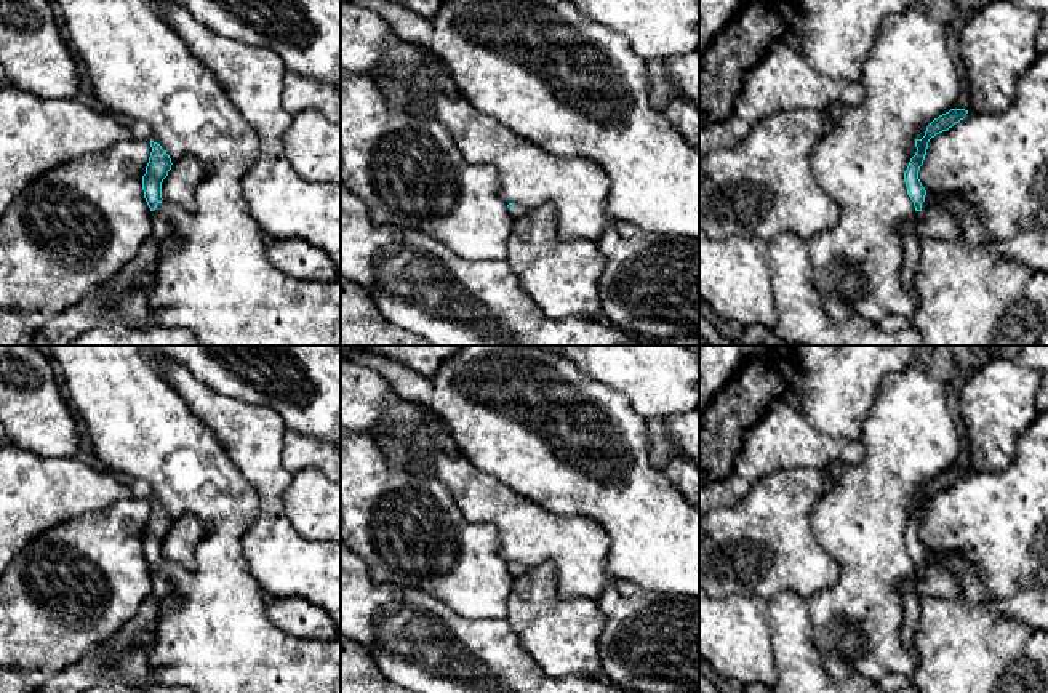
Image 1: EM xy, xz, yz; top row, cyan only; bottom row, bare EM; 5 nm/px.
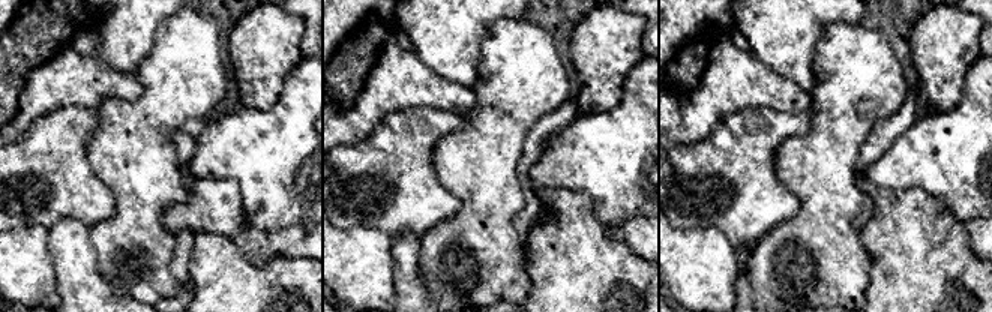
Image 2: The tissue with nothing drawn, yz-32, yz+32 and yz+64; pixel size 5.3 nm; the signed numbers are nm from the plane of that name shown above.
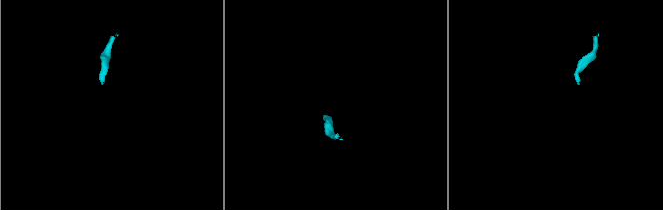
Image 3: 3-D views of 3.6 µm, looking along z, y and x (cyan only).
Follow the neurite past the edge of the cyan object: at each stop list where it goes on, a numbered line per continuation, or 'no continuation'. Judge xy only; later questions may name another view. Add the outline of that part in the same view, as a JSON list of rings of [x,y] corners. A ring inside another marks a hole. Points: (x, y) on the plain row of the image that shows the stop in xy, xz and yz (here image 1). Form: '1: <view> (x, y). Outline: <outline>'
1: xy (122, 652). Outline: [[[162,562],[152,570],[154,591],[139,611],[112,637],[101,643],[102,658],[120,674],[144,679],[149,674],[149,650],[139,647],[139,639],[155,629],[162,600],[171,592],[171,584],[158,571]]]

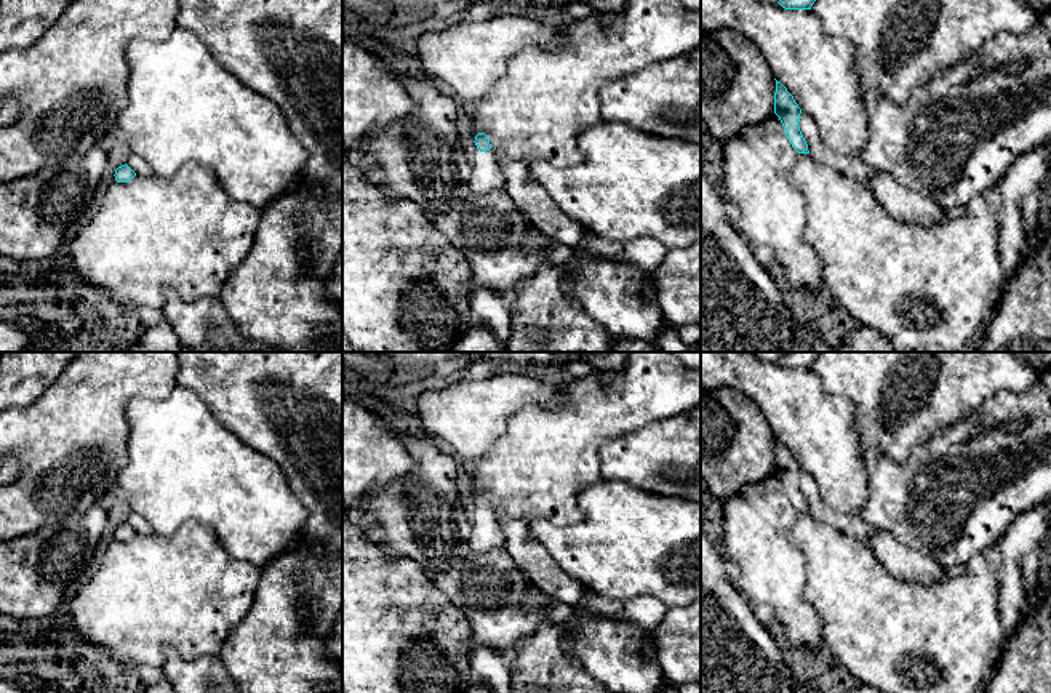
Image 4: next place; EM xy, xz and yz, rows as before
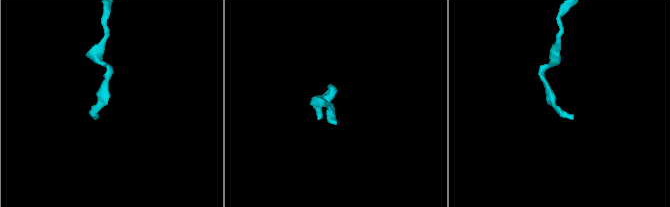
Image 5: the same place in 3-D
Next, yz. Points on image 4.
no continuation

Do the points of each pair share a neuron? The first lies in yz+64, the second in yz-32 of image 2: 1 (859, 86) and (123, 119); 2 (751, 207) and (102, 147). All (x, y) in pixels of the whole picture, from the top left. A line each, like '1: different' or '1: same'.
1: same
2: different

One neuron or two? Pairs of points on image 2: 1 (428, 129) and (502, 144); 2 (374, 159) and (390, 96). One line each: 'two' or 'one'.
1: two
2: two

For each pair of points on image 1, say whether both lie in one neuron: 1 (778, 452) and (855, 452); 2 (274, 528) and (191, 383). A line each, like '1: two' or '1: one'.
1: one
2: one

